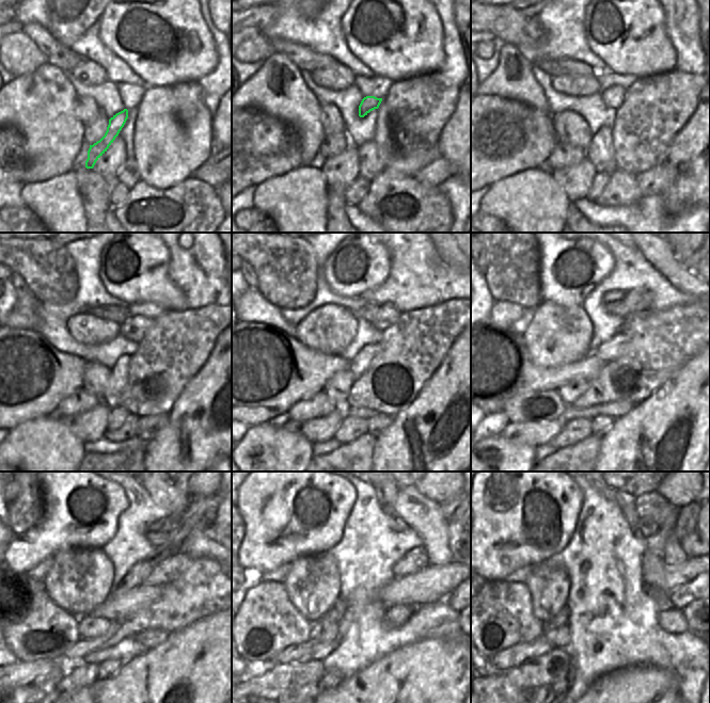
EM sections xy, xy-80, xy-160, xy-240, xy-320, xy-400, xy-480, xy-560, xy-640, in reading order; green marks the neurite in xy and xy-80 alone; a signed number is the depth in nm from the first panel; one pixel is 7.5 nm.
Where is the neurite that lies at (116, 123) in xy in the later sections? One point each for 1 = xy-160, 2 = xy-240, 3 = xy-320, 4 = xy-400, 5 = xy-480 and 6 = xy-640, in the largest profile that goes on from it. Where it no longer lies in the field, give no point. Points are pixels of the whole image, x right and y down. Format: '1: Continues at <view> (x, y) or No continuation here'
1: Continues at xy-160 (613, 96)
2: Continues at xy-240 (135, 329)
3: Continues at xy-320 (388, 314)
4: Continues at xy-400 (637, 300)
5: Continues at xy-480 (168, 524)
6: Continues at xy-640 (651, 509)

